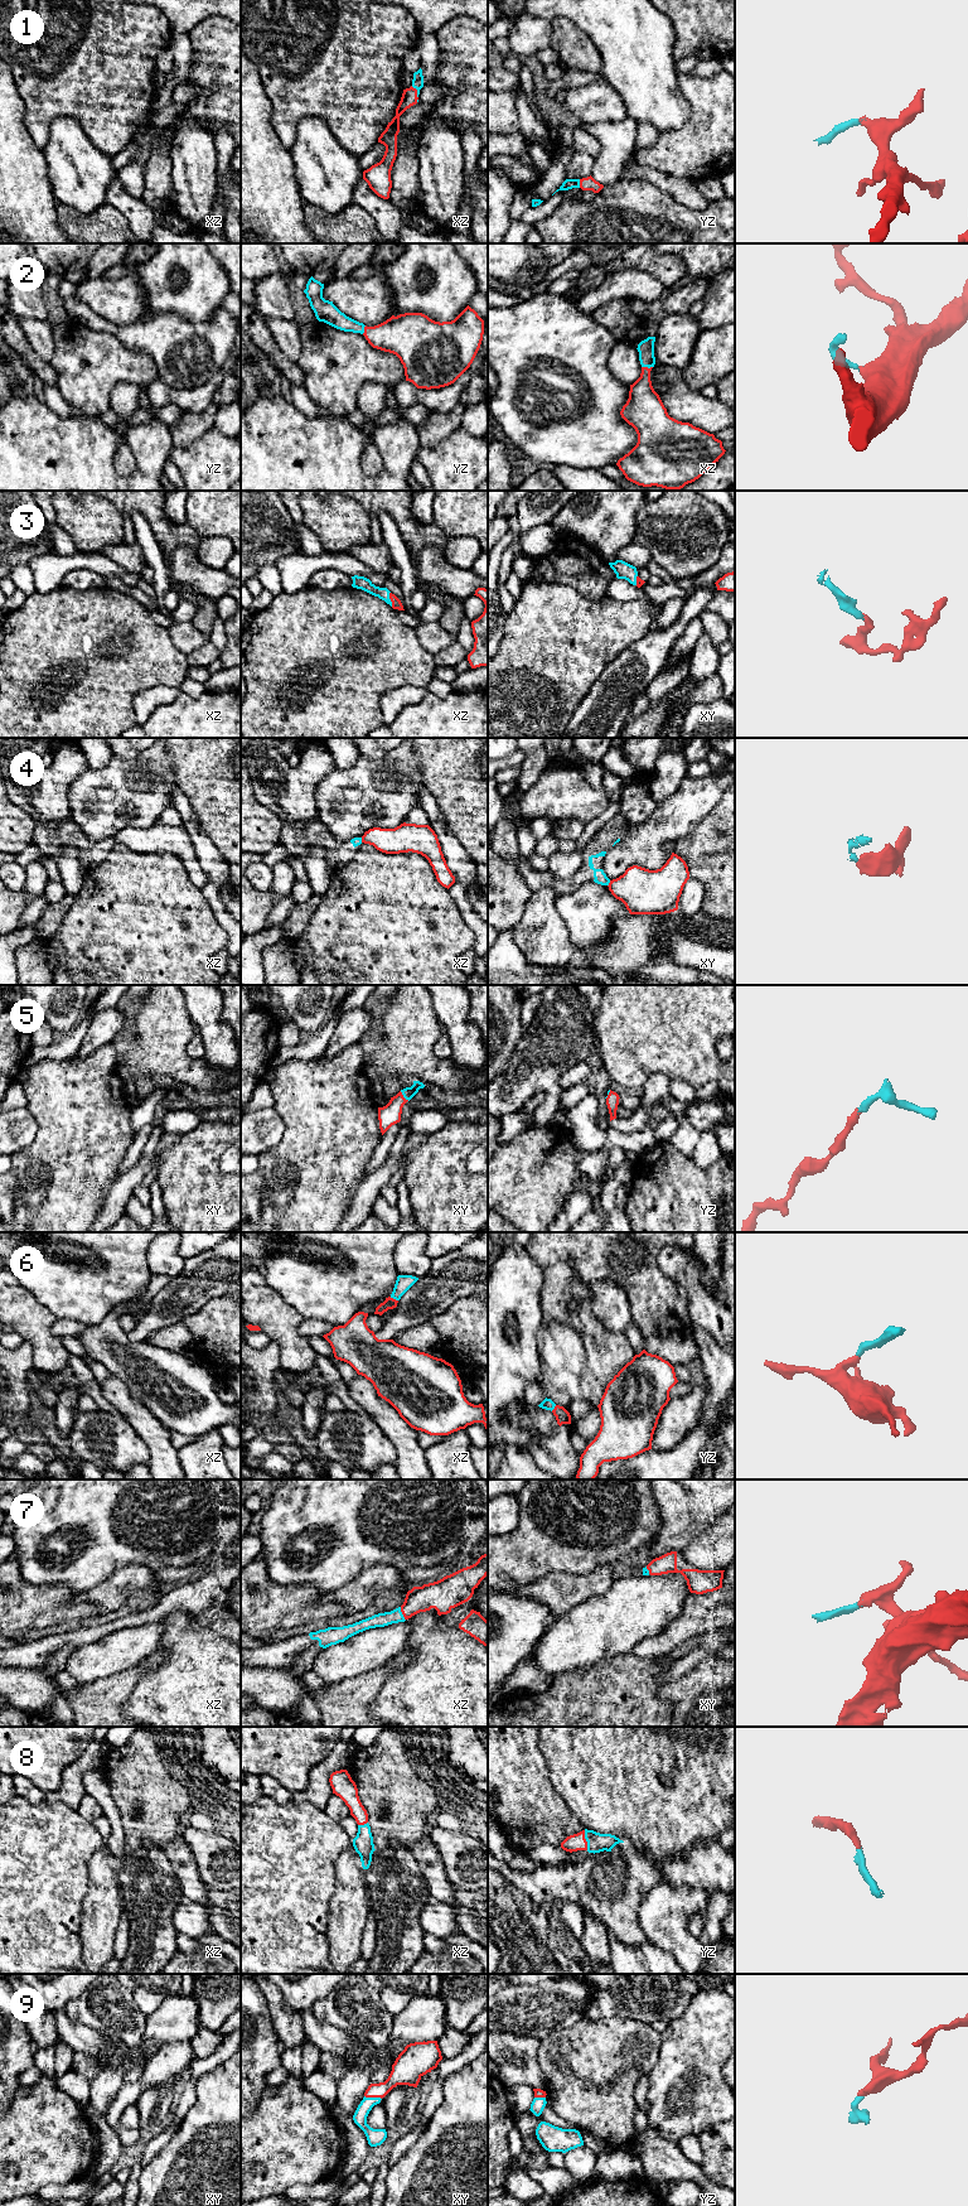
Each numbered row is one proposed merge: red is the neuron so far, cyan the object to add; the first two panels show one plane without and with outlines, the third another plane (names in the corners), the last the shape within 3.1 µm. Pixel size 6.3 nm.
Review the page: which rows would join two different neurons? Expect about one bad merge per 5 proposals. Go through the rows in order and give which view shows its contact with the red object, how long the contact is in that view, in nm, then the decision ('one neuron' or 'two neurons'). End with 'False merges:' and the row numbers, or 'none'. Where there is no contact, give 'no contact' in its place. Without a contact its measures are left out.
1: meets red in xz; contact 110 nm long; one neuron
2: meets red in xz; contact 70 nm long; one neuron
3: meets red in xz; contact 100 nm long; one neuron
4: meets red in xy; contact 40 nm long; two neurons
5: meets red in xy; contact 90 nm long; one neuron
6: meets red in xz; contact 60 nm long; one neuron
7: meets red in xz; contact 90 nm long; one neuron
8: meets red in yz; contact 130 nm long; one neuron
9: meets red in xy; contact 110 nm long; one neuron
False merges: 4

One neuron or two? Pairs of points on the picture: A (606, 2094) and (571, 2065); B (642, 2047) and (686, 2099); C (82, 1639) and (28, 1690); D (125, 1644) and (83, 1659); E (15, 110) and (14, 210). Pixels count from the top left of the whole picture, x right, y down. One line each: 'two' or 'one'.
A: one
B: two
C: two
D: one
E: one

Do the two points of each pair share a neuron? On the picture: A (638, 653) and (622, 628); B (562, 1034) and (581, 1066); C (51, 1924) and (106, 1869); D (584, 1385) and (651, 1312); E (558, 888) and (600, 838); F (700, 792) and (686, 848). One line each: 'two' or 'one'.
A: two
B: two
C: two
D: two
E: one
F: two

